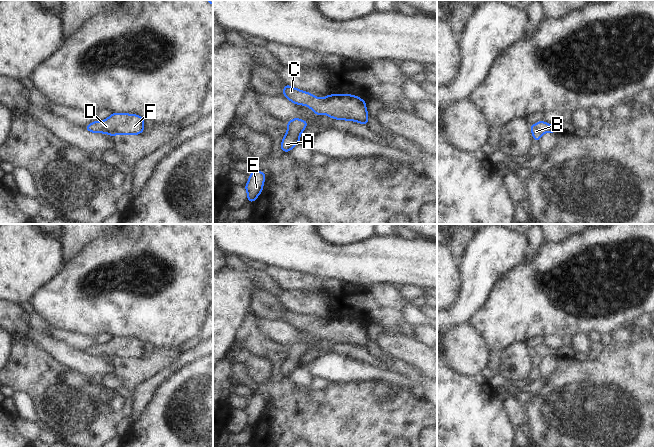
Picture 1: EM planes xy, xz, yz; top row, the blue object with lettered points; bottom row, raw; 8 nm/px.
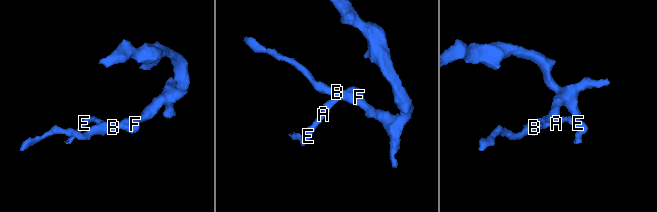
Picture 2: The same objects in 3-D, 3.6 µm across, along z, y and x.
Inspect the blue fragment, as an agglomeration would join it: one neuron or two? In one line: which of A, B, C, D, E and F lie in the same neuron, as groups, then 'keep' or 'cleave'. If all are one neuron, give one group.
A B C D E F; keep

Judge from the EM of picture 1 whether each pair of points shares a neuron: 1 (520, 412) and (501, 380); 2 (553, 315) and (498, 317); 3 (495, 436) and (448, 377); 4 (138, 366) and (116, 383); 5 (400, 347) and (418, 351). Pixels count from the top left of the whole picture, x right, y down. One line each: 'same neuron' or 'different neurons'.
1: same neuron
2: same neuron
3: same neuron
4: different neurons
5: same neuron

